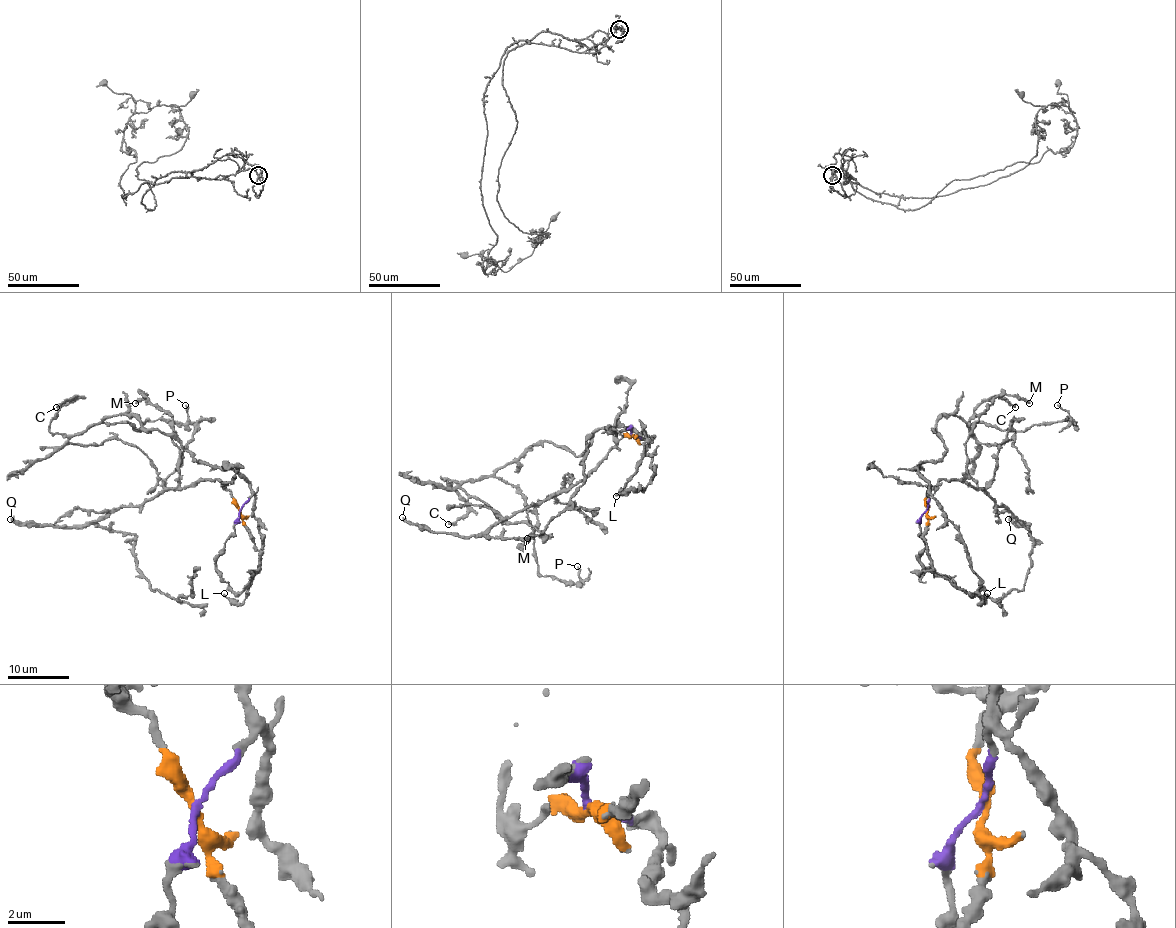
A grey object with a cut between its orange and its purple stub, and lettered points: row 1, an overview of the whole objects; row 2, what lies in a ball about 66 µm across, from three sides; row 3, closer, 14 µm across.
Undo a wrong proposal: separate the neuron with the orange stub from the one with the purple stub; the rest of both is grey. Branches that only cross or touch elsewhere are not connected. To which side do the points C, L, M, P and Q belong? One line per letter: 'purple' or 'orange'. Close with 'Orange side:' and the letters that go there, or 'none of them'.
C: purple
L: purple
M: orange
P: purple
Q: orange
Orange side: M, Q

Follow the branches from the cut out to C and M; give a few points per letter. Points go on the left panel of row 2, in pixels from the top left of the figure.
C: (239, 510), (251, 488), (232, 469), (196, 462), (134, 416), (53, 434), (50, 420), (74, 397), (56, 407)
M: (239, 510), (218, 480), (196, 480), (180, 486), (180, 449), (174, 440), (172, 419), (145, 394), (135, 404)

